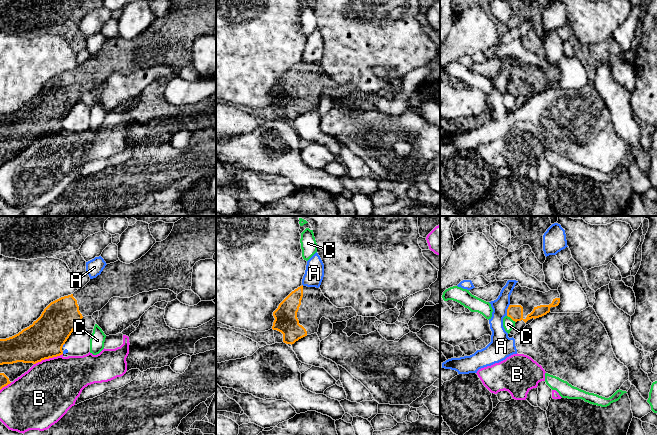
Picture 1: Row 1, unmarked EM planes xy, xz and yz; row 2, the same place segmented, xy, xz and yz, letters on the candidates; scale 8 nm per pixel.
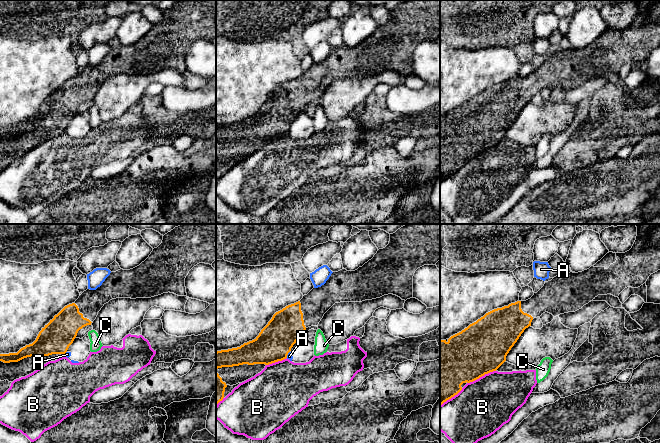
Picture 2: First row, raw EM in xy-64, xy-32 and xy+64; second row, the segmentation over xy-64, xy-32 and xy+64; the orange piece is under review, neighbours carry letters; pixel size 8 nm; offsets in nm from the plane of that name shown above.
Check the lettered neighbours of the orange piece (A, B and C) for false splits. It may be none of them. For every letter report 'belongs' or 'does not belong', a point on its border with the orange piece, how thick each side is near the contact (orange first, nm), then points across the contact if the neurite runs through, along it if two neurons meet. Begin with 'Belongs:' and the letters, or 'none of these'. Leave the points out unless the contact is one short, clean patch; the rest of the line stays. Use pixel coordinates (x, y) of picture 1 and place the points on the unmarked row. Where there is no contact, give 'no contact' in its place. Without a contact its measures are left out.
Belongs: none of these
A: does not belong; meets orange in yz at (507, 86); 120 nm thick on the orange side, 140 nm on the other
B: does not belong; meets orange in xy at (48, 134); 320 nm thick on the orange side, 460 nm on the other
C: does not belong; meets orange in yz at (511, 94); 120 nm thick on the orange side, 90 nm on the other; border along yz (507, 91), (515, 98)

